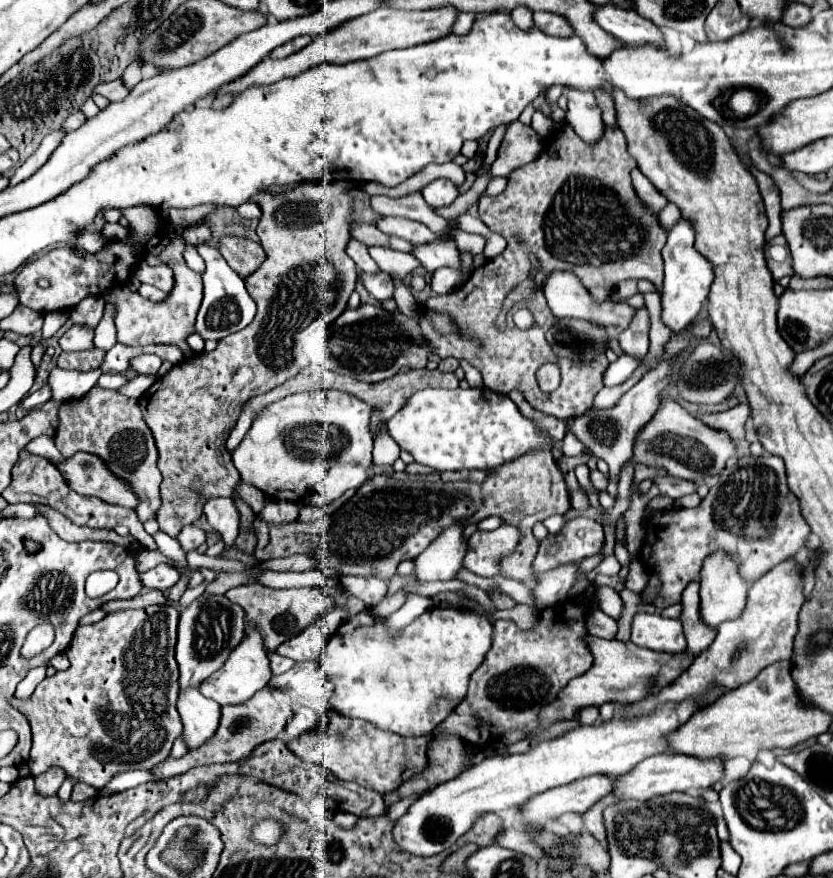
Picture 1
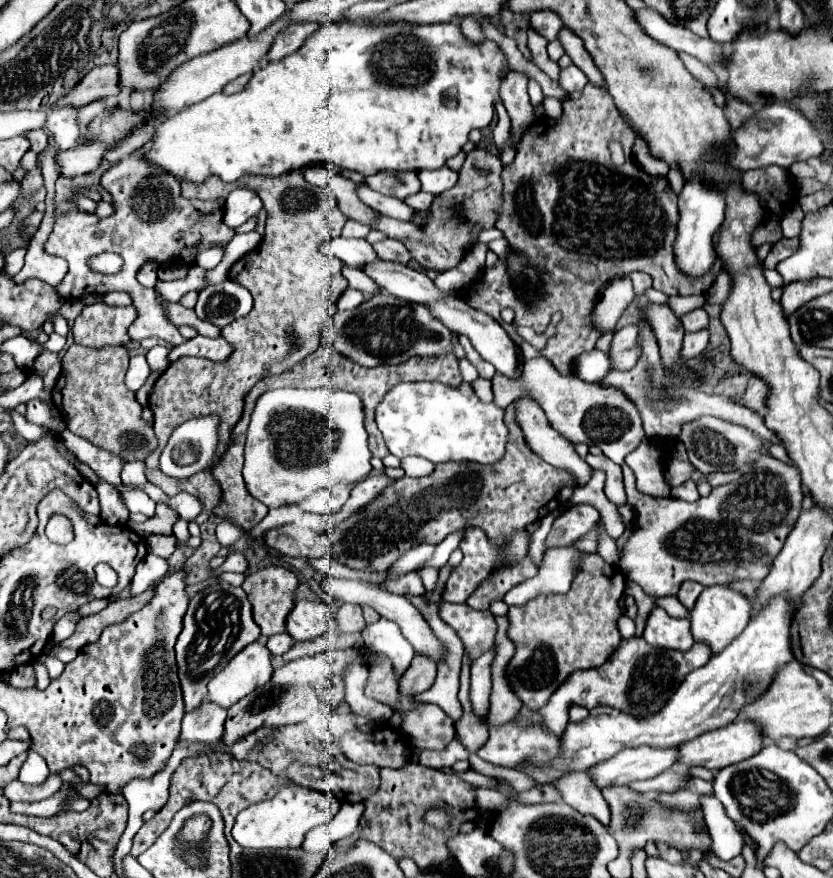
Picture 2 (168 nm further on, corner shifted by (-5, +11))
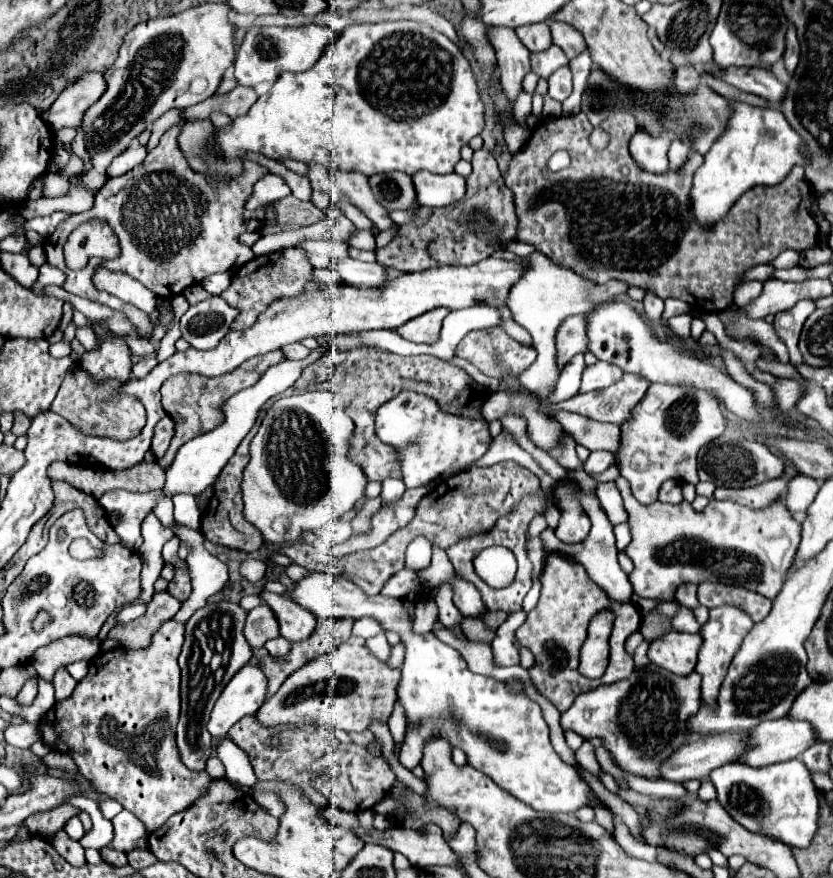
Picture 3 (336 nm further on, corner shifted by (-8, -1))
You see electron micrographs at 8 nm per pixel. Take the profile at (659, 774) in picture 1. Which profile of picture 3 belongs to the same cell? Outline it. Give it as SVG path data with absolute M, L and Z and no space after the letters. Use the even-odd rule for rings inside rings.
M789 718L763 722L751 730L751 752L737 762L751 768L763 768L767 764L793 760L811 746L811 740L815 742L815 732L807 722Z

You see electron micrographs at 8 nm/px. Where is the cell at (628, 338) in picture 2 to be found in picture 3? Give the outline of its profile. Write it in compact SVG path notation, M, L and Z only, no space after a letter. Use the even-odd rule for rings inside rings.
M597 362L597 364L589 366L583 372L583 384L581 384L579 392L591 392L591 390L607 388L607 386L615 384L619 378L623 378L623 370L621 368L615 368L615 364Z

